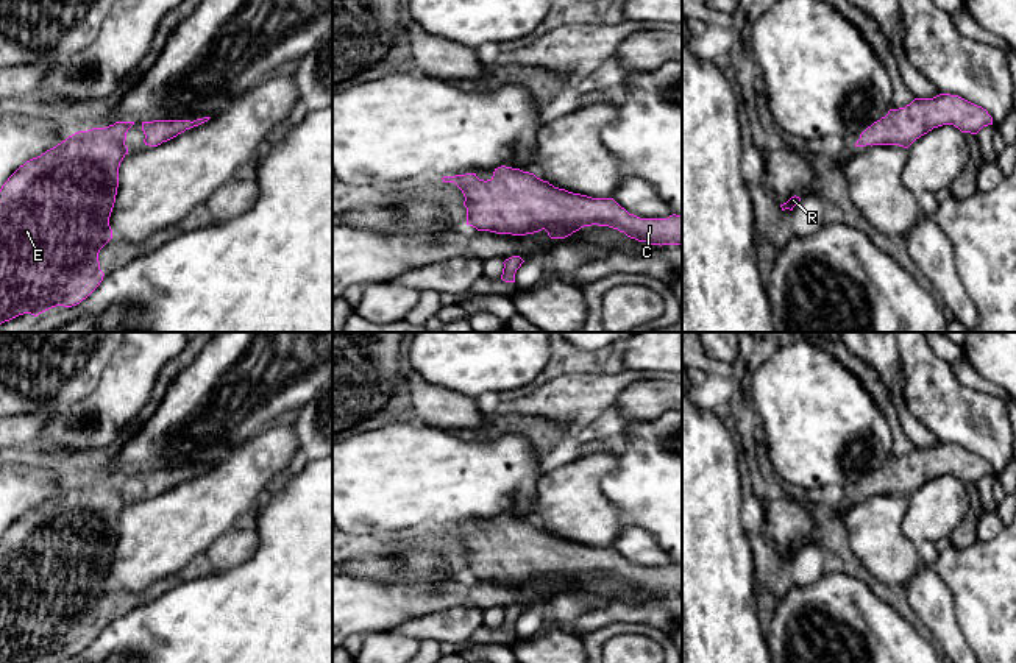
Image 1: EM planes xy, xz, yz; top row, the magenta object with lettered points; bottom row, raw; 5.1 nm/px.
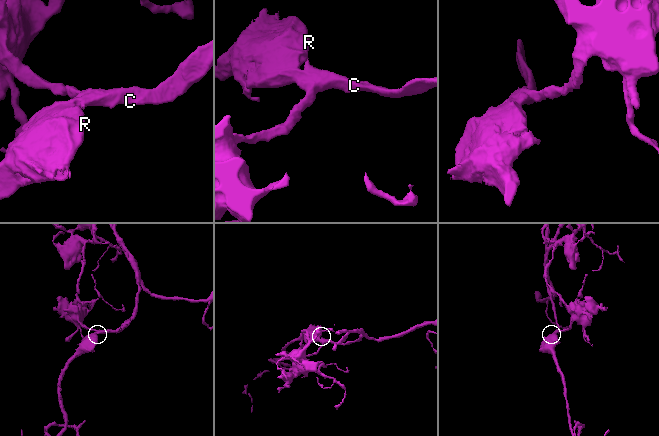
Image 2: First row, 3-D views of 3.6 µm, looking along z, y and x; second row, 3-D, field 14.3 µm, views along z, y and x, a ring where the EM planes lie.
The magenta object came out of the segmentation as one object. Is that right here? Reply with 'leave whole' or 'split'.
leave whole

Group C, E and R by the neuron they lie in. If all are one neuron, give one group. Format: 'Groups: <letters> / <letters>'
Groups: C E R

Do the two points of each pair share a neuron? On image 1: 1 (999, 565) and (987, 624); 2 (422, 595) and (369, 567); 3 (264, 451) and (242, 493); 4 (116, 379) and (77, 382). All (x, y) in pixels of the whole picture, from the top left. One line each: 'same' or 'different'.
1: same
2: different
3: same
4: different

